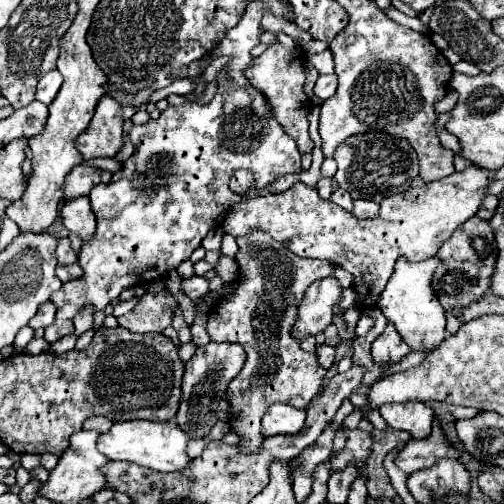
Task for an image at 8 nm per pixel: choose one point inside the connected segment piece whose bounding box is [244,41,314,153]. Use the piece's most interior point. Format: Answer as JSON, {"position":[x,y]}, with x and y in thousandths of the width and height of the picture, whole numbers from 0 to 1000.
{"position":[554,143]}

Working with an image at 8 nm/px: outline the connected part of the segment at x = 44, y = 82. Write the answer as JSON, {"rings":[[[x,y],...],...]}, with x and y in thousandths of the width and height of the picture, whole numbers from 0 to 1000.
{"rings":[[[107,137],[107,141],[91,145],[91,149],[75,161],[71,196],[83,200],[83,204],[91,204],[91,208],[99,208],[99,204],[107,200],[107,192],[111,192],[115,177],[119,177],[119,141]]]}

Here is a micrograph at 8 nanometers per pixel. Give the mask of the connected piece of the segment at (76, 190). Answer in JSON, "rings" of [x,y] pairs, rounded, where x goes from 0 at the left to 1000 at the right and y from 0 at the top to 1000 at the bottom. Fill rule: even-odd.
{"rings":[[[159,323],[143,335],[143,343],[135,343],[131,363],[127,363],[127,399],[175,387],[179,375],[187,367],[198,363],[198,335],[183,331],[175,323]]]}

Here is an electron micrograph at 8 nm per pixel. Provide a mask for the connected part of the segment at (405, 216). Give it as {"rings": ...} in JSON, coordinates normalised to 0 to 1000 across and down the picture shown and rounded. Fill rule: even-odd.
{"rings":[[[933,327],[917,343],[897,343],[841,371],[813,371],[802,383],[766,391],[742,435],[706,435],[679,411],[667,411],[667,403],[639,395],[627,371],[587,363],[563,383],[468,403],[448,427],[440,454],[464,470],[488,466],[492,454],[520,454],[591,510],[643,514],[687,534],[702,550],[706,605],[718,609],[722,597],[722,613],[730,613],[746,609],[794,510],[817,522],[861,510],[873,486],[925,435],[944,427],[972,359],[980,359],[980,339],[952,339]]]}

